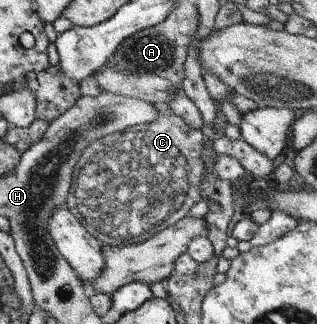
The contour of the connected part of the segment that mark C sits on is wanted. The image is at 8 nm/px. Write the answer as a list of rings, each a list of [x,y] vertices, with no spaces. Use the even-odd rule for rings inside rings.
[[[153,103],[152,107],[156,107],[154,121],[91,141],[72,170],[64,206],[101,245],[120,247],[120,244],[140,243],[182,219],[200,199],[200,181],[204,173],[201,152],[207,131],[188,127],[172,113],[167,103]],[[100,177],[116,177],[116,181],[104,181],[104,187],[94,185]],[[134,205],[140,211],[140,229],[132,233],[128,231],[128,213]],[[84,219],[88,219],[92,227],[82,223]]]

